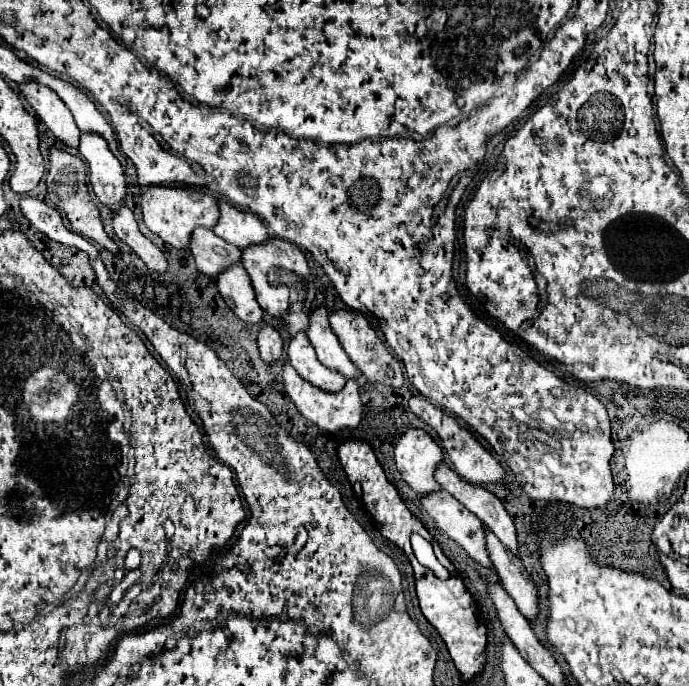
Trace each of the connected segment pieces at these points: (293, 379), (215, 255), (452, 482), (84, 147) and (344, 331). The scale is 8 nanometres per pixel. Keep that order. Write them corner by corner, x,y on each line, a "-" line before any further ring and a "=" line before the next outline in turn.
289,361
283,363
283,387
285,393
291,397
291,401
295,403
295,407
299,409
299,413
313,421
315,425
319,425
323,431
337,431
337,429
345,429
345,427
359,427
361,423
361,399
359,399
359,383
355,379
349,379
345,383
345,387
337,393
327,393
321,391
319,387
311,385
309,381
305,381
303,377
299,377
299,373
291,367
=
197,227
189,241
189,251
195,257
197,269
209,277
215,277
225,265
239,263
239,249
217,237
211,229
=
445,463
437,467
435,481
445,491
449,491
463,507
475,513
485,525
489,525
489,529
501,539
501,543
517,555
517,537
513,519
493,493
489,493
481,485
471,485
467,481
463,483
463,479
=
81,133
79,151
89,165
89,179
97,199
115,211
119,201
125,199
125,177
119,159
97,133
=
337,309
329,313
329,325
333,329
333,333
339,337
341,347
345,349
347,357
357,365
357,369
361,371
361,375
371,381
371,383
385,383
391,387
401,387
405,377
401,371
401,363
395,361
395,357
387,351
387,347
383,345
383,341
377,337
377,333
373,331
373,327
369,325
369,321
355,313
355,311
347,311
347,309

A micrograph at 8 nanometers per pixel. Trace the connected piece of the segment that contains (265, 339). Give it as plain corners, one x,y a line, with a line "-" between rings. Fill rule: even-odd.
263,325
259,329
259,335
257,335
257,345
259,345
259,351
261,351
261,359
265,363
273,363
281,357
281,351
283,351
283,339
281,335
277,333
277,329
273,325

